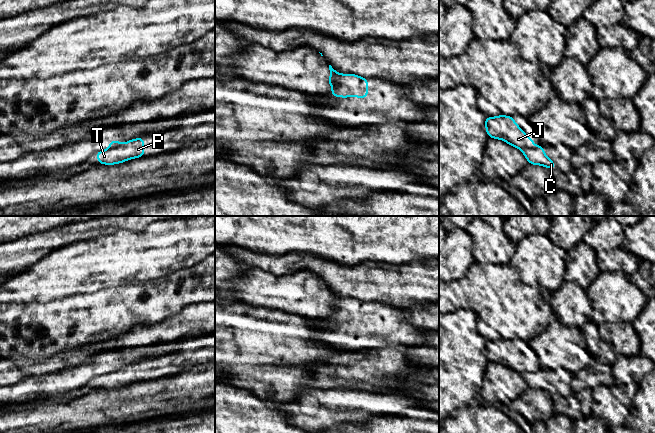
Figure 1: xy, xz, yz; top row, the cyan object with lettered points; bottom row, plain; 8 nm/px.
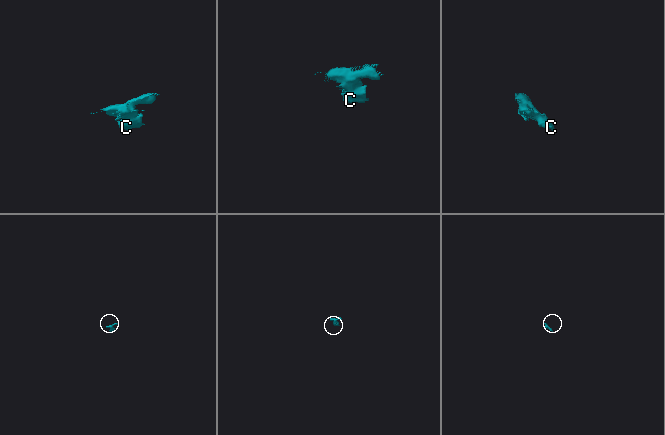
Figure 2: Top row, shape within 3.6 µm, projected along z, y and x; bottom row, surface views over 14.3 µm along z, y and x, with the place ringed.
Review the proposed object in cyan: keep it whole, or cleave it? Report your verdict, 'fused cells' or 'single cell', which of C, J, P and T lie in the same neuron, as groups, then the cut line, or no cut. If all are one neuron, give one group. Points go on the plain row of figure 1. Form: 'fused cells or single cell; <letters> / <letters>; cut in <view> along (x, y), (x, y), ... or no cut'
fused cells; C P T / J; cut in xz along (340, 298), (333, 303), (332, 309)

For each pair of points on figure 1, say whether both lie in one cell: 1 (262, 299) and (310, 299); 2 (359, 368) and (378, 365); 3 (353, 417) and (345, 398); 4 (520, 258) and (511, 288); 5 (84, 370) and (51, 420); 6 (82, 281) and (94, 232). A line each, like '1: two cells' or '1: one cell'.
1: one cell
2: one cell
3: one cell
4: two cells
5: two cells
6: two cells

